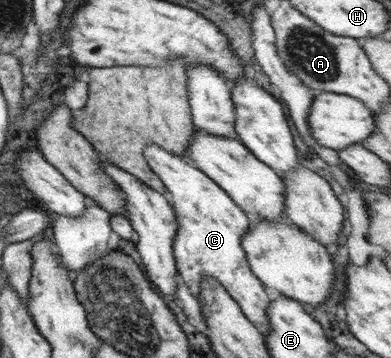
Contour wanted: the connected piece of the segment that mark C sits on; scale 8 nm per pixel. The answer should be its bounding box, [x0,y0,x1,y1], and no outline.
[143,144,273,331]

